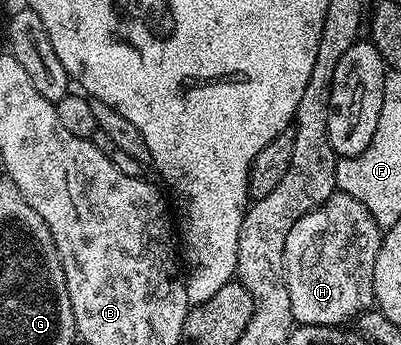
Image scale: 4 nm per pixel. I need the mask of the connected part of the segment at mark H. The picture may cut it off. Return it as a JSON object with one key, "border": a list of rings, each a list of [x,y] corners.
{"border":[[[338,190],[324,204],[305,214],[305,218],[297,218],[293,230],[289,230],[289,238],[285,238],[285,278],[295,324],[341,326],[345,320],[354,321],[368,311],[375,304],[373,266],[382,241],[383,232],[369,210],[365,210],[357,198],[349,198],[349,194]]]}

